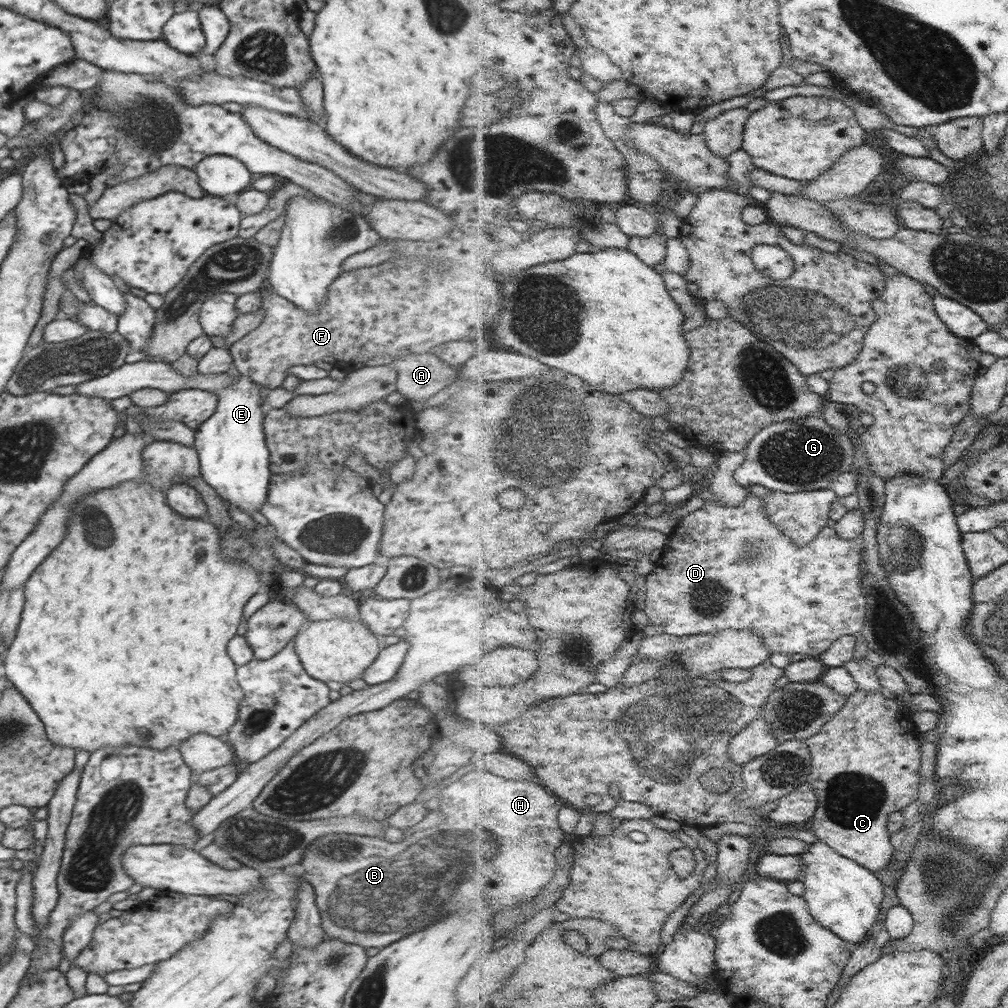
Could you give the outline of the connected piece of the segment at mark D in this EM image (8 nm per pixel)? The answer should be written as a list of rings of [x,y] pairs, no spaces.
[[[754,493],[740,506],[726,506],[721,500],[713,497],[706,501],[704,506],[697,511],[686,515],[674,529],[669,545],[664,549],[663,555],[657,562],[657,568],[647,577],[647,599],[645,612],[650,622],[665,628],[665,632],[675,636],[693,636],[694,634],[716,634],[722,630],[736,628],[738,630],[757,630],[762,637],[766,637],[766,645],[772,653],[793,654],[812,657],[821,657],[826,650],[834,647],[838,639],[847,635],[862,634],[869,614],[869,600],[865,595],[863,578],[865,577],[865,536],[862,534],[855,539],[845,539],[836,527],[826,527],[819,537],[808,546],[801,546],[789,533],[780,528],[769,516],[765,509],[765,499]]]

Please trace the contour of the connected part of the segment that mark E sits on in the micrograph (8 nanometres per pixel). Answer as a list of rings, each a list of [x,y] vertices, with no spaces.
[[[238,374],[227,387],[214,393],[217,396],[216,410],[195,431],[194,444],[199,456],[201,477],[224,501],[246,513],[260,512],[266,502],[272,476],[263,429],[265,388],[250,377]]]

